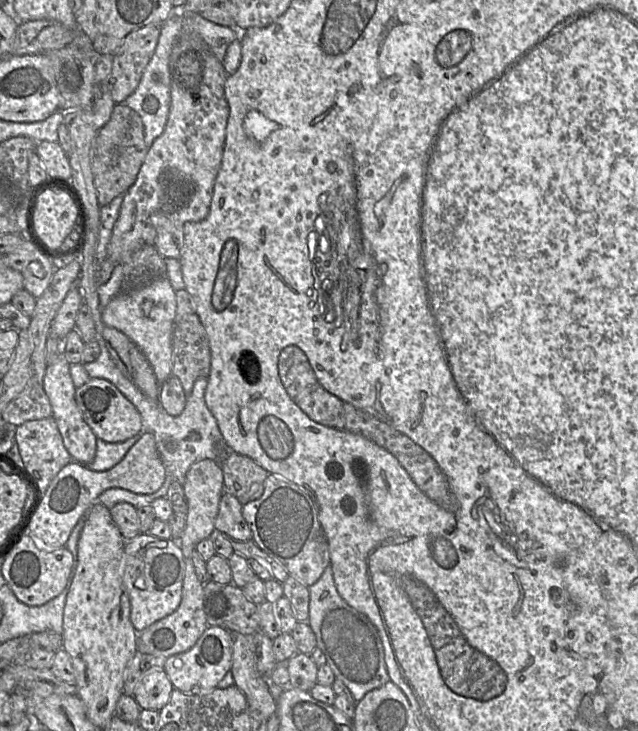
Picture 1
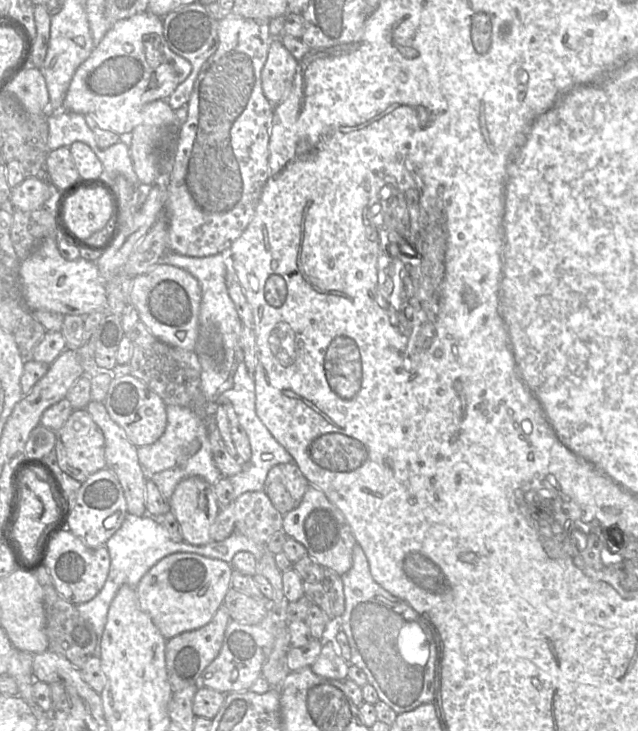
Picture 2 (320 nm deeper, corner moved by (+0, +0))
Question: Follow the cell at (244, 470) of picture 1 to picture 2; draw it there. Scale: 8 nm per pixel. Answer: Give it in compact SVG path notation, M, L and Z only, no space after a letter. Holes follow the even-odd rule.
M294 462L283 463L269 470L263 491L278 512L285 515L300 504L309 485Z

